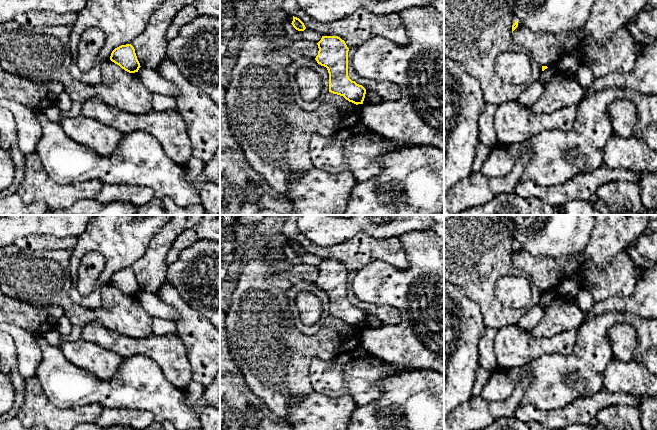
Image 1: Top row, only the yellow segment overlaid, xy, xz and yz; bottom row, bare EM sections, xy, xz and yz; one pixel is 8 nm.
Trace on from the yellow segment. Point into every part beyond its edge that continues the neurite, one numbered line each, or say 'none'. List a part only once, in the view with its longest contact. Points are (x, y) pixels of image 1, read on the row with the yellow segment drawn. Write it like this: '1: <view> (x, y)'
none

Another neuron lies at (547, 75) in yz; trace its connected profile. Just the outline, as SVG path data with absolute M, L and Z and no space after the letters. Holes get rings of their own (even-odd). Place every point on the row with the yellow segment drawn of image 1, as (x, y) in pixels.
M550 66L544 71L542 71L539 80L542 82L543 85L549 83L558 73L558 66Z

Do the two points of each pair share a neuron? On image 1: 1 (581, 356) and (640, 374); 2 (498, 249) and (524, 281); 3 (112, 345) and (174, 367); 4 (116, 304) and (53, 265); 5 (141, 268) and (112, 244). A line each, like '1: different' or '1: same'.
1: different
2: different
3: same
4: same
5: different

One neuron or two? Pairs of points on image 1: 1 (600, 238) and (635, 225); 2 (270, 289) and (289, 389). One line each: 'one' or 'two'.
1: one
2: one

